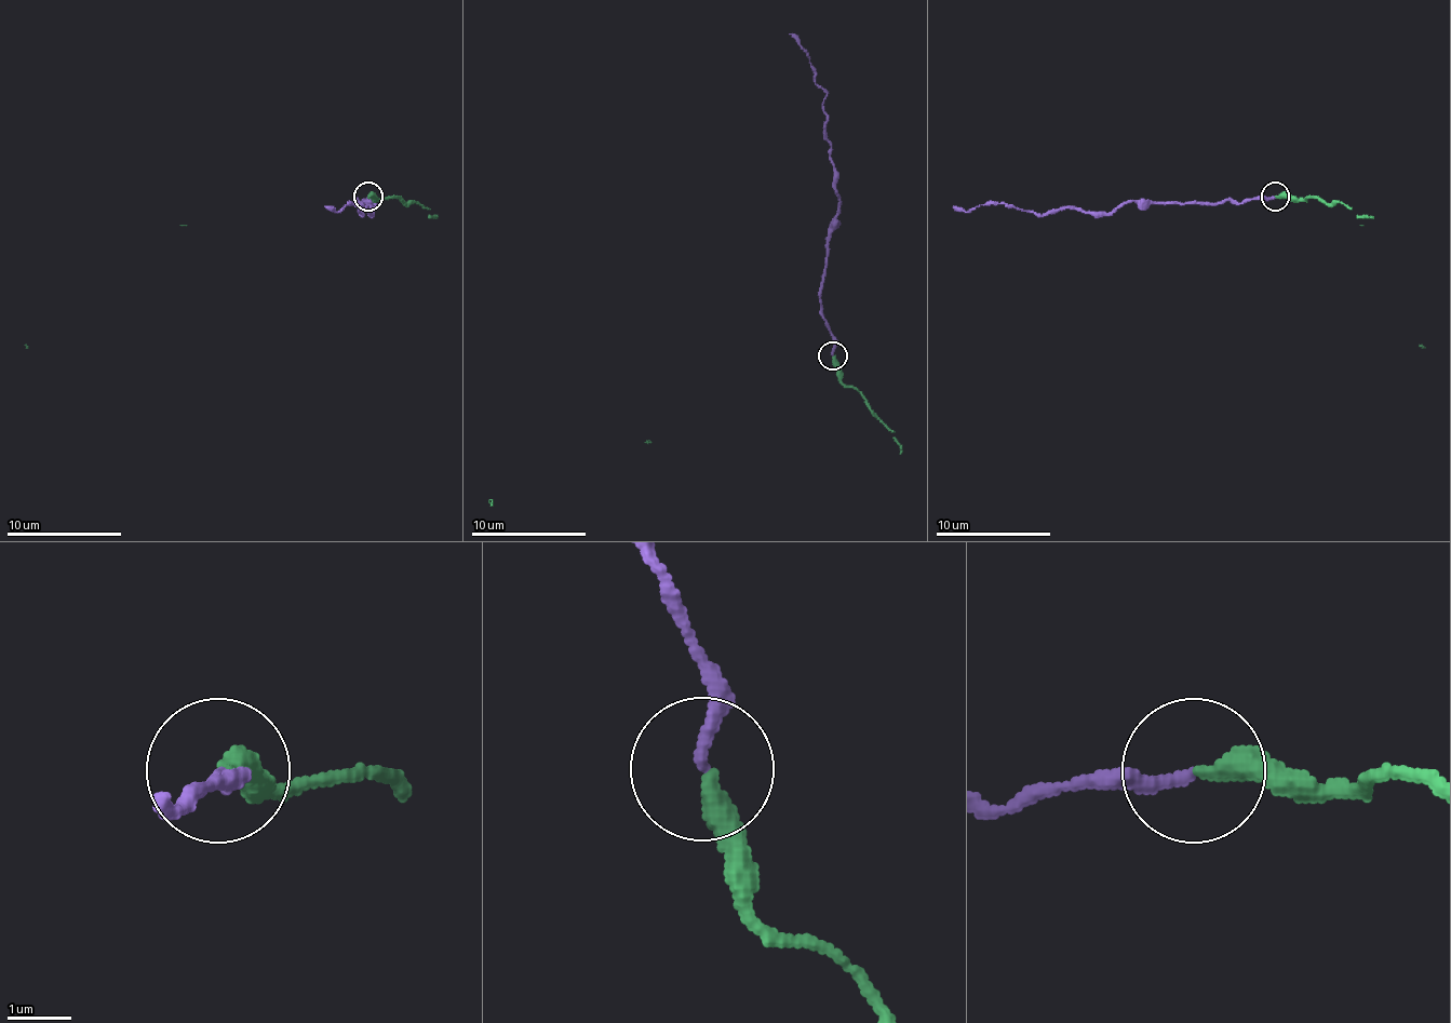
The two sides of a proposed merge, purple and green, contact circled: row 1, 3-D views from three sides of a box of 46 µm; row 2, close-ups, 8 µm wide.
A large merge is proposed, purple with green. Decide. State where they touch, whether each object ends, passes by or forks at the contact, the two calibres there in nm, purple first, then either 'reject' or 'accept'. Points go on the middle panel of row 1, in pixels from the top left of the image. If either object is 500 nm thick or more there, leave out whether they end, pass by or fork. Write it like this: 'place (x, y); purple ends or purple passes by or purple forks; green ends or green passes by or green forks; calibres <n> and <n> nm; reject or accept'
place (832, 355); purple ends; green ends; calibres 190 and 360 nm; accept

